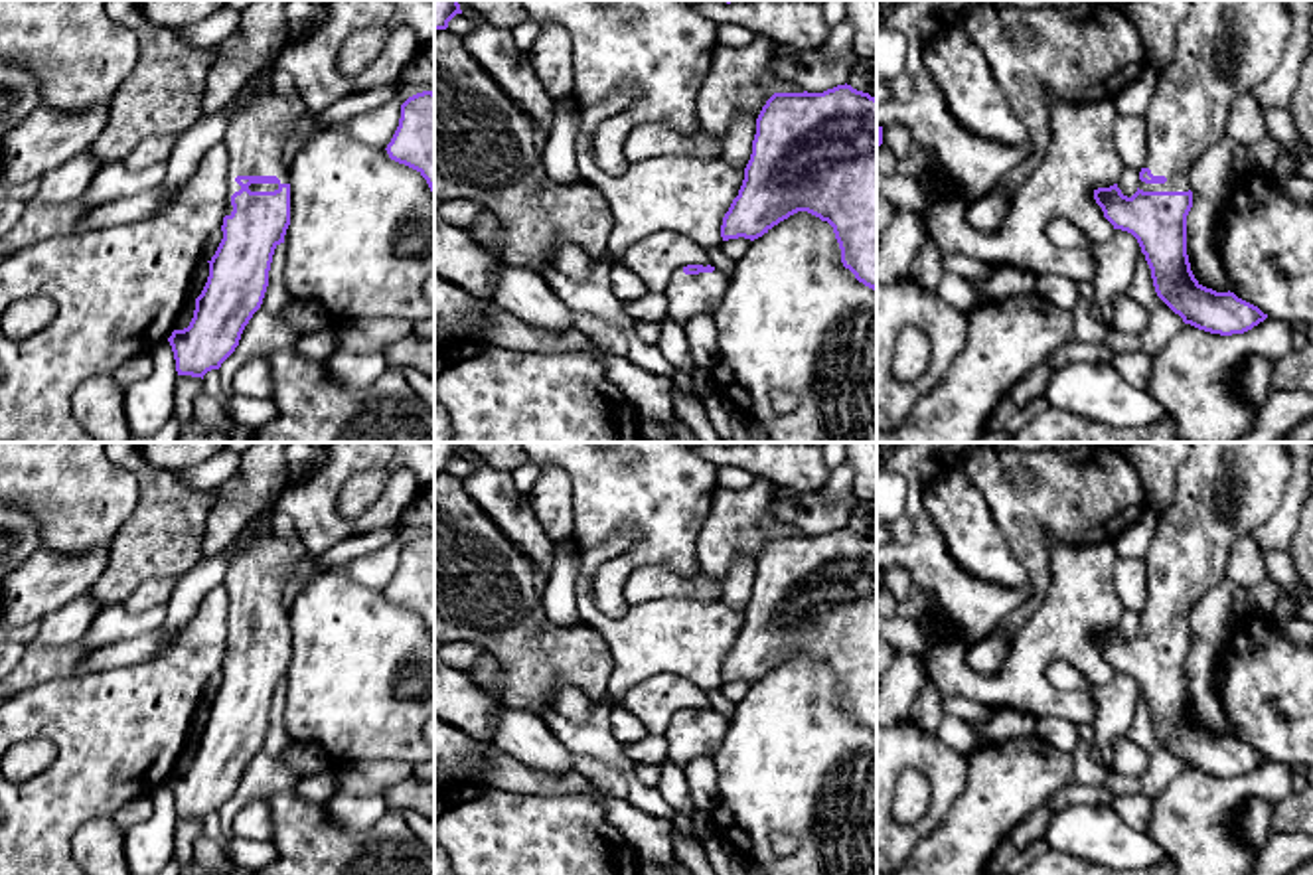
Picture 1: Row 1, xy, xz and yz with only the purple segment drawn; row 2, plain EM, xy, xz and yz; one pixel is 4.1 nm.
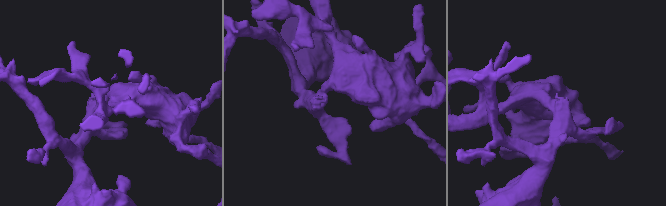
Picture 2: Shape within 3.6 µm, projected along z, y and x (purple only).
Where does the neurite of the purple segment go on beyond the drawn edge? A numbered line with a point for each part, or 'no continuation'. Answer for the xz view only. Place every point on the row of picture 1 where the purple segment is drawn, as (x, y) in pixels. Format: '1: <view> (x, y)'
1: xz (690, 297)

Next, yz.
1: yz (1225, 48)

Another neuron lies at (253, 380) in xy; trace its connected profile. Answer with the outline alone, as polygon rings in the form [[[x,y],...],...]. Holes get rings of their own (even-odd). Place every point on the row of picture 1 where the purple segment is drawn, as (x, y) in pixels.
[[[269,356],[249,359],[231,379],[231,395],[272,397]]]

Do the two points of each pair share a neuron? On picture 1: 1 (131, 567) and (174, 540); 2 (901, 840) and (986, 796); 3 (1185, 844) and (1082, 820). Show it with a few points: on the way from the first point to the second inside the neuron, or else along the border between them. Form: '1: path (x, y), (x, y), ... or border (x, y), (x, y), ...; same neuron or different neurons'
1: path (141, 557), (158, 540), (164, 540); same neuron
2: border (966, 777), (966, 785), (946, 816), (913, 852); different neurons
3: border (1146, 834), (1169, 854); different neurons

